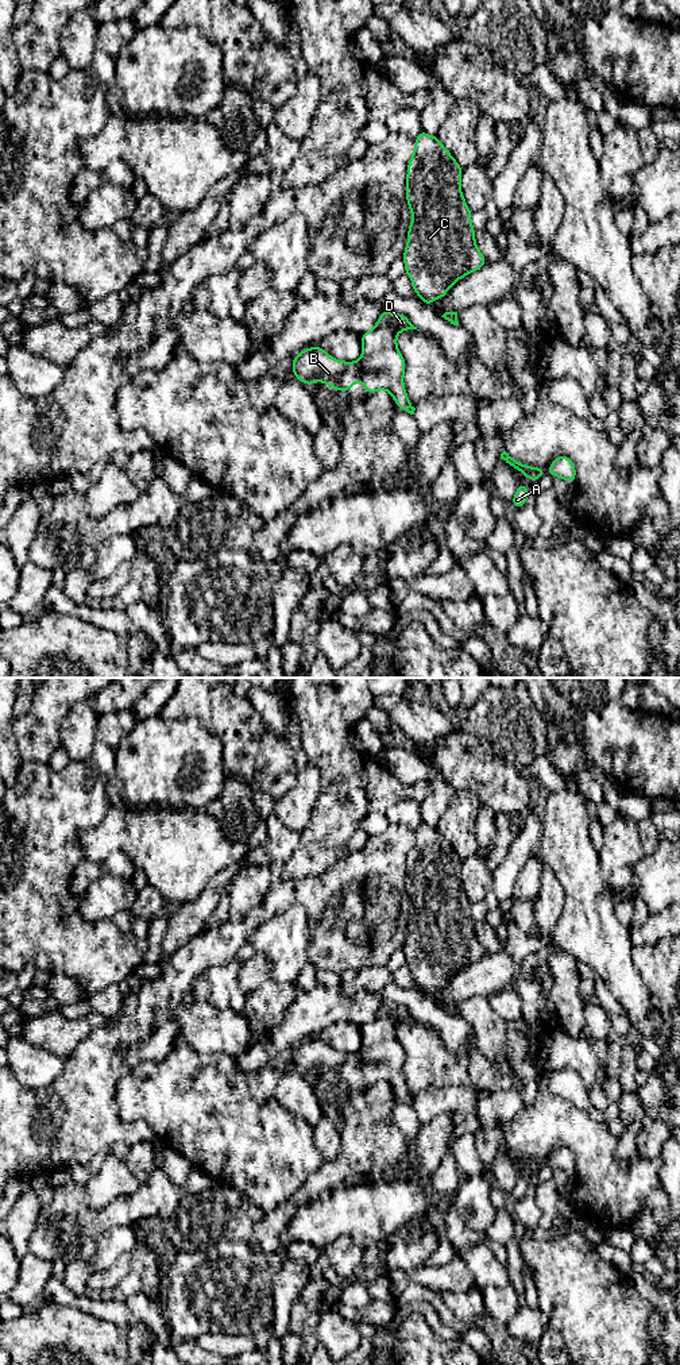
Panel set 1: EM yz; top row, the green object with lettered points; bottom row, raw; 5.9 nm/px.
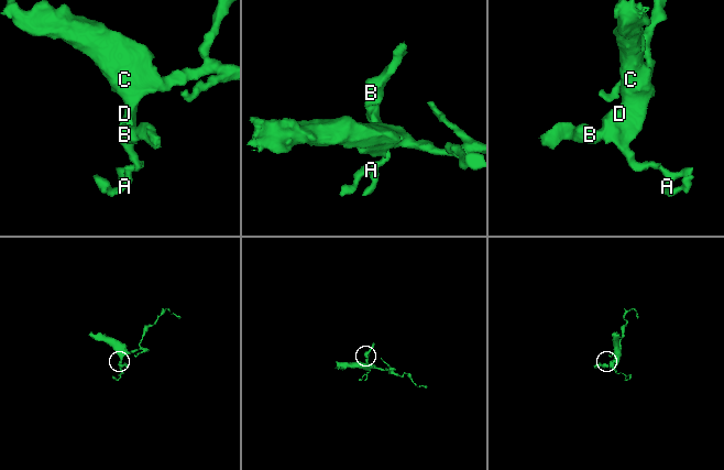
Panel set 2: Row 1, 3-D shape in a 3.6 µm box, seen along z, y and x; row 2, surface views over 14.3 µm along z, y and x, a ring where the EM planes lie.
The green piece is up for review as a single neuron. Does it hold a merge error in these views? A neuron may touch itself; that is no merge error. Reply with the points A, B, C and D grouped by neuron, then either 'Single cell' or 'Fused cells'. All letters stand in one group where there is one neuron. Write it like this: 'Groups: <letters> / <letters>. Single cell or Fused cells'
Groups: A B C D. Single cell

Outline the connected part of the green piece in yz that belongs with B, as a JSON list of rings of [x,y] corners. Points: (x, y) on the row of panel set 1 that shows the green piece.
[[[385,309],[375,323],[374,329],[360,335],[363,352],[358,362],[337,360],[320,346],[314,346],[301,351],[293,358],[293,375],[309,386],[317,381],[322,381],[328,386],[341,390],[345,394],[353,383],[362,381],[368,396],[374,394],[376,390],[389,390],[398,408],[414,414],[416,408],[410,404],[403,386],[406,362],[397,348],[397,333],[407,329],[420,331],[405,315]]]

